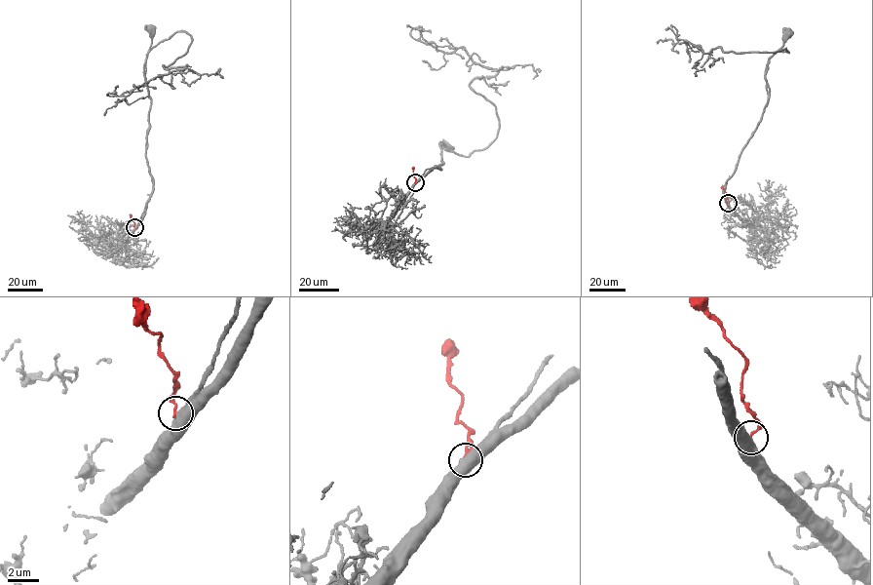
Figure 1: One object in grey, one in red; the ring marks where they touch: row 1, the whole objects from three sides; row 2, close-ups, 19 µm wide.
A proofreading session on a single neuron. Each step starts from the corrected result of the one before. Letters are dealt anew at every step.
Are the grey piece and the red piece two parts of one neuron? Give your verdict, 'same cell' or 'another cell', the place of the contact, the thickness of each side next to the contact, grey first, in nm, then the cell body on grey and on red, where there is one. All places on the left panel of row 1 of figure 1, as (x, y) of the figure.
another cell; at (134, 227); 600 nm thick on the grey side, 140 nm on the other; cell body of grey at (150, 28); no cell body on red

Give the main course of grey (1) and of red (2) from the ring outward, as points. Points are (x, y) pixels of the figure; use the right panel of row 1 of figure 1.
1: (728, 204), (726, 180), (734, 171), (768, 99), (765, 73), (769, 58), (782, 45), (788, 34)
2: (728, 204), (722, 184)

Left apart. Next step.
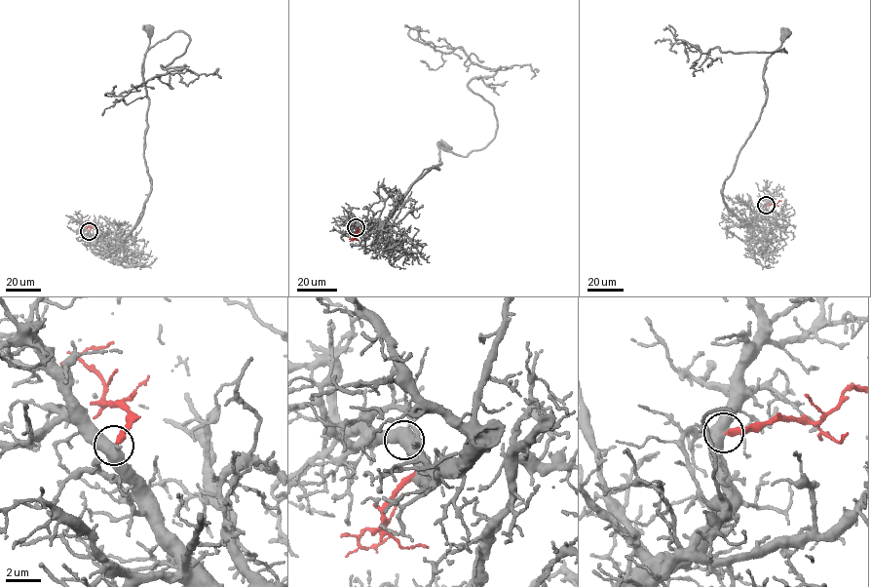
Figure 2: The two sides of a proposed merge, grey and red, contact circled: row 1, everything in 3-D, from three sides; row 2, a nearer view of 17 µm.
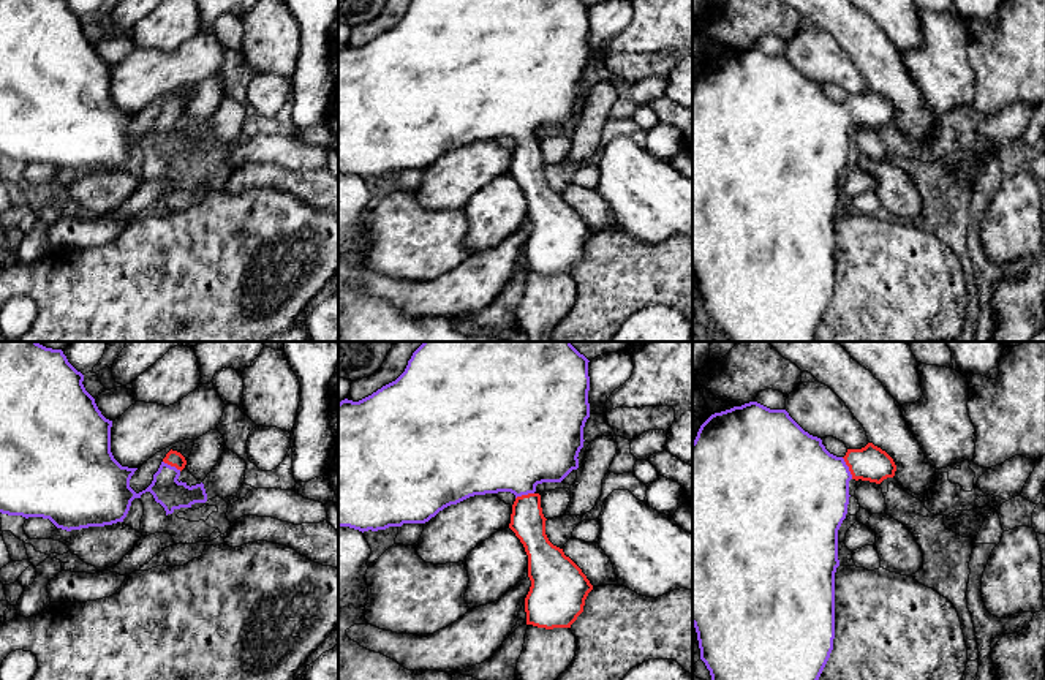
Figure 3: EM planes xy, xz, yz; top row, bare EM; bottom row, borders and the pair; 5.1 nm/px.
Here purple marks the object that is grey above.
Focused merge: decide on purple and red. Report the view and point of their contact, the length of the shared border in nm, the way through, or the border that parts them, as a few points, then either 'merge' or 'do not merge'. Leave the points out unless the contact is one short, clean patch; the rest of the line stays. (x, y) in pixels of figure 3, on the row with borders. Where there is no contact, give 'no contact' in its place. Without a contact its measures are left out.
contact yz (848, 468); length 130 nm; way yz (803, 489), (813, 481), (848, 468), (857, 464), (871, 464); merge

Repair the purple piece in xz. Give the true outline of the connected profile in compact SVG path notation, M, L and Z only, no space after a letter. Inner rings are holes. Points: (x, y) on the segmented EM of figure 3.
M424 342L405 372L372 395L338 403L338 527L378 531L425 523L440 511L474 495L515 495L509 528L528 555L526 625L571 628L583 612L593 585L582 569L545 535L536 485L561 482L579 468L583 427L590 417L588 359L571 342Z

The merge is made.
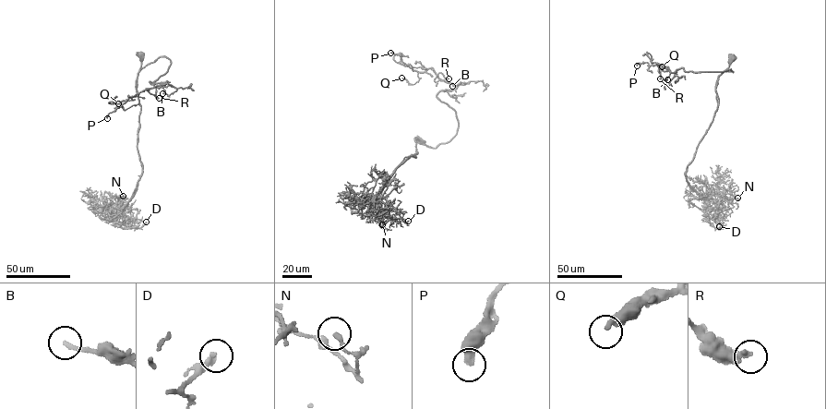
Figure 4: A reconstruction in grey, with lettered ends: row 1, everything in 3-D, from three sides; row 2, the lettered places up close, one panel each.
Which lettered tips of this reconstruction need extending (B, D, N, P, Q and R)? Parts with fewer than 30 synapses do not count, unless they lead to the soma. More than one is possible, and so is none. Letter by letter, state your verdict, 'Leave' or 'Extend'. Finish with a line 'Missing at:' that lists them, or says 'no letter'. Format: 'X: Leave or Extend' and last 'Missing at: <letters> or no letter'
B: Leave
D: Leave
N: Leave
P: Leave
Q: Leave
R: Leave
Missing at: no letter

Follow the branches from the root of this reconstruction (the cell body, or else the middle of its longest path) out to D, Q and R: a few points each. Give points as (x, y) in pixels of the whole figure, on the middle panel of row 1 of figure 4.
D: (421, 141), (416, 138), (415, 158), (399, 165), (373, 199), (408, 221)
Q: (421, 141), (435, 148), (456, 134), (456, 112), (436, 94), (457, 86), (431, 68), (412, 84), (401, 78)
R: (421, 141), (435, 148), (456, 134), (456, 112), (436, 94), (457, 86), (434, 80), (440, 73), (448, 78)

